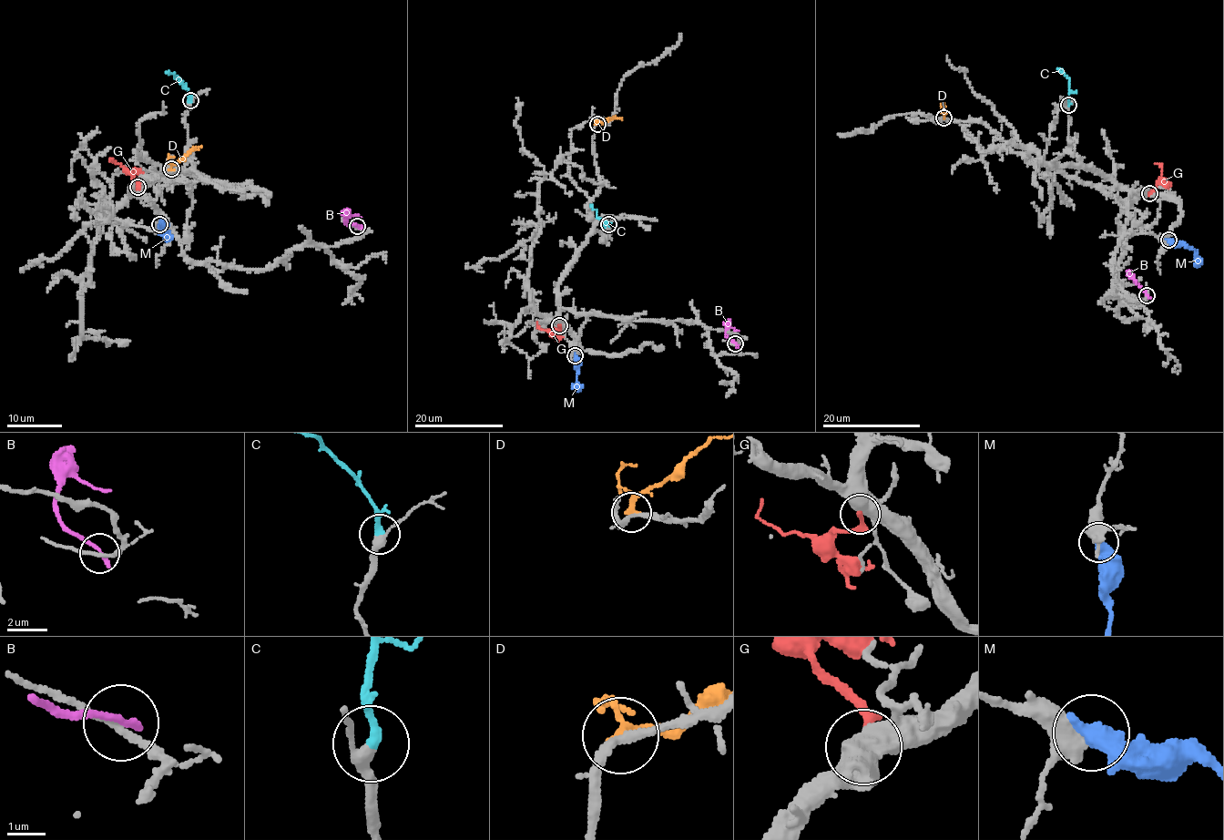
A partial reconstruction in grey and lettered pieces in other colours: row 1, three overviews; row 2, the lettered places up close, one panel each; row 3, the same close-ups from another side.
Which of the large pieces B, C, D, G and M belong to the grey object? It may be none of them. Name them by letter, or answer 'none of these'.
C

